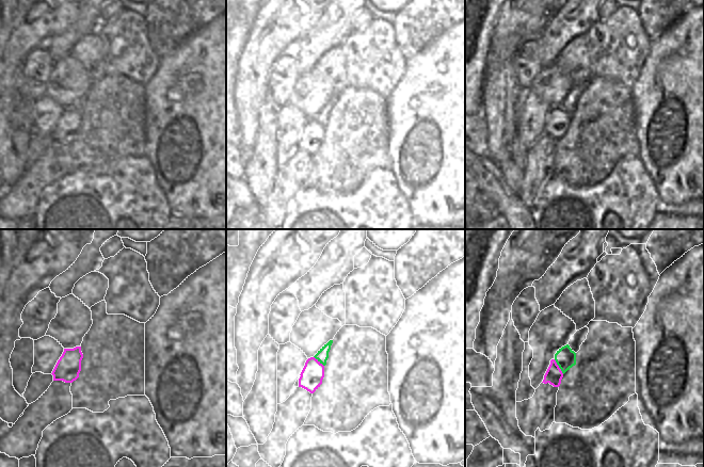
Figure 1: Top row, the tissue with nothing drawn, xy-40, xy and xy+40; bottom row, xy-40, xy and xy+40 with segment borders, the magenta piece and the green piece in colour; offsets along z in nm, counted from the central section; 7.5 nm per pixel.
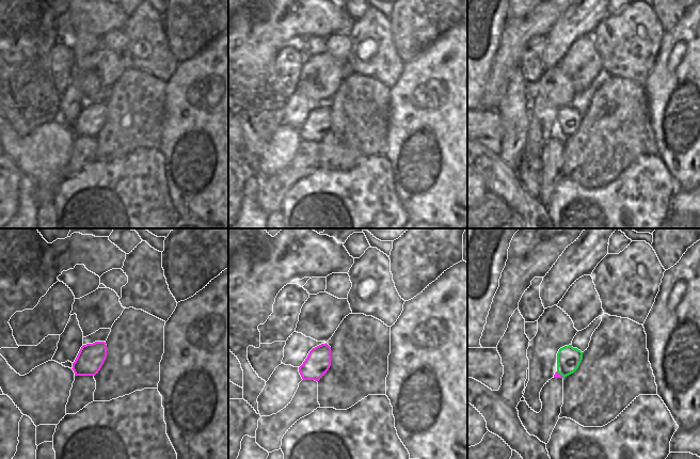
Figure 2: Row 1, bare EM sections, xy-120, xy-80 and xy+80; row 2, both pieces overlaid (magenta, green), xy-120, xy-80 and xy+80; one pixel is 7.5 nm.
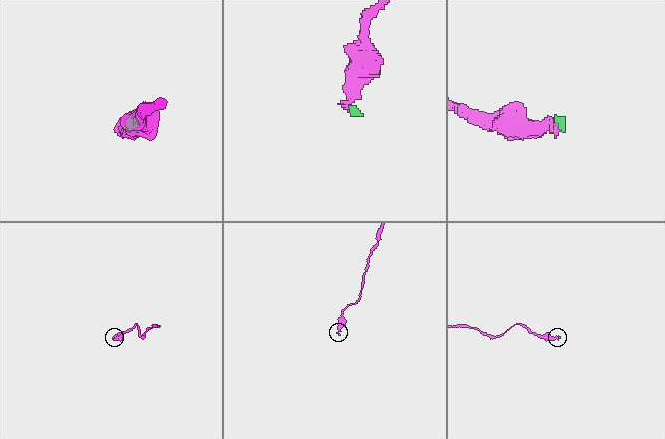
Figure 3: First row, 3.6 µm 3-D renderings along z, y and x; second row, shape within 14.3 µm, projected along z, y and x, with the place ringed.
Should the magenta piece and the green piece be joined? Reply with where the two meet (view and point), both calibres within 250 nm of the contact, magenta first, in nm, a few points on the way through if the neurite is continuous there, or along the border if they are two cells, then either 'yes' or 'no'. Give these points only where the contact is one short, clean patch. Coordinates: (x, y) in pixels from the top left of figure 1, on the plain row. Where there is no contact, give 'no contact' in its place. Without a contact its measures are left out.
xy+40 (558, 128) | 130/160 nm | across xy+40 (554, 135), (558, 128), (565, 119) | yes

